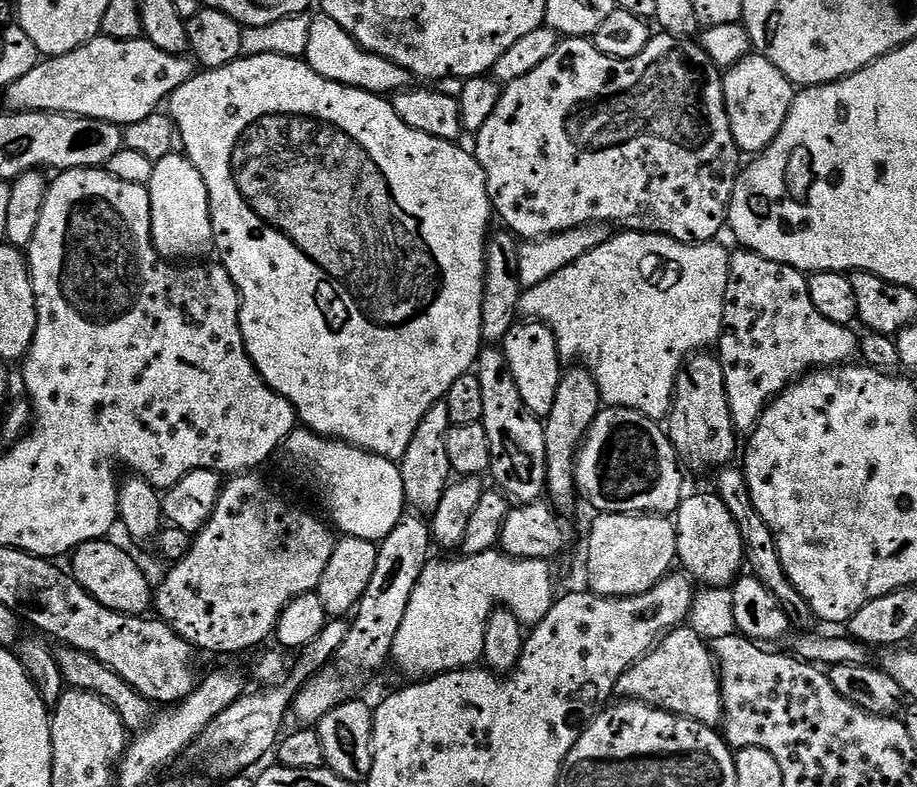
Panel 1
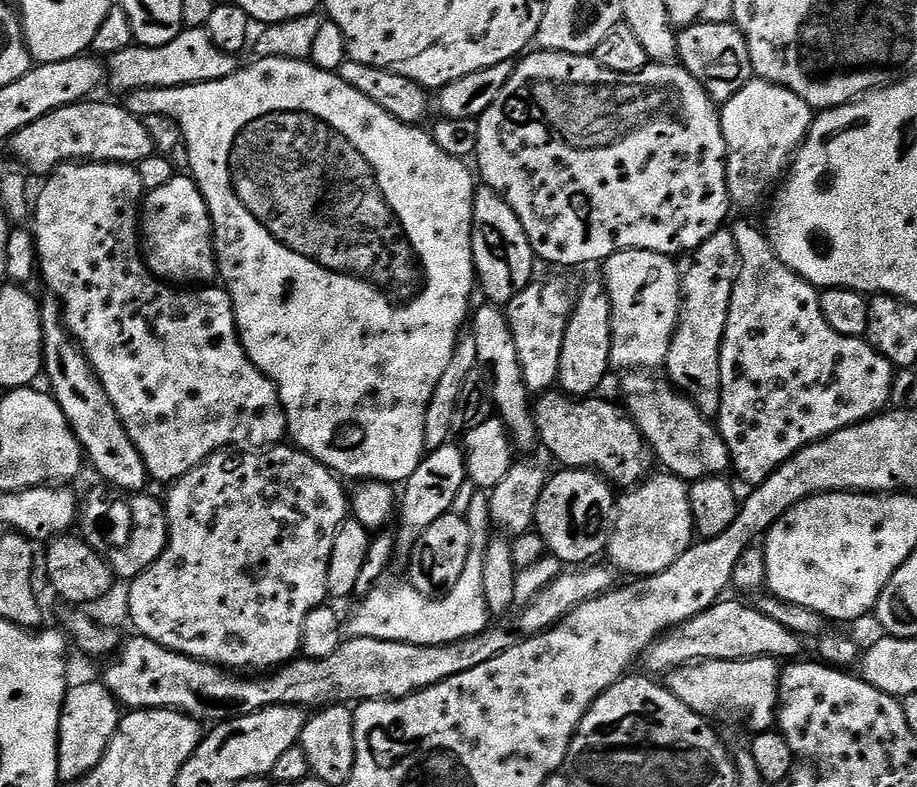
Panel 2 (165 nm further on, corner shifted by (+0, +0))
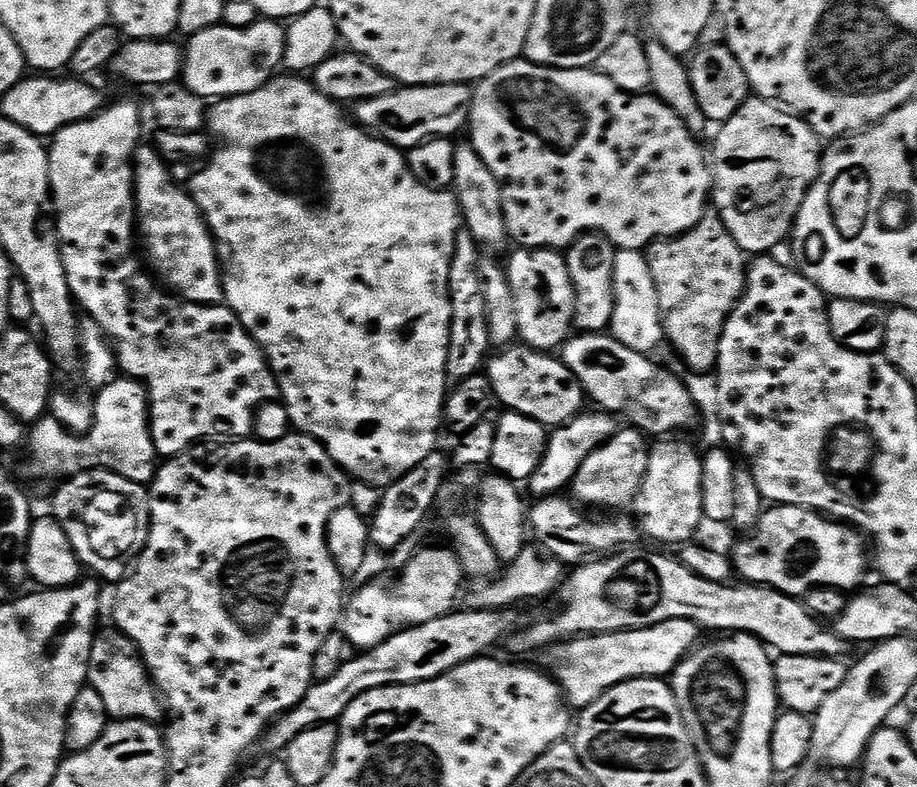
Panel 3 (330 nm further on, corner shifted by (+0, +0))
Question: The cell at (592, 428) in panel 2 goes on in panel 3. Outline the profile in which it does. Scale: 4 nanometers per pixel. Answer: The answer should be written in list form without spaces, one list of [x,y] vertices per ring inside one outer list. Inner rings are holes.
[[[523,342],[501,347],[497,352],[500,353],[489,355],[486,361],[486,375],[497,401],[504,403],[507,411],[526,414],[526,418],[534,418],[534,422],[549,430],[560,428],[585,411],[584,387],[559,355],[539,352]]]

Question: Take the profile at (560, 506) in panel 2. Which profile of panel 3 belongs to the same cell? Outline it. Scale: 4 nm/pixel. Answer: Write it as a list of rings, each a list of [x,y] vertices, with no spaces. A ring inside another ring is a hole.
[[[631,426],[621,427],[616,435],[610,437],[598,450],[594,450],[586,462],[582,462],[582,470],[578,470],[570,485],[570,492],[573,492],[571,495],[581,505],[589,504],[592,508],[631,509],[646,478],[649,451],[650,444],[644,433]]]

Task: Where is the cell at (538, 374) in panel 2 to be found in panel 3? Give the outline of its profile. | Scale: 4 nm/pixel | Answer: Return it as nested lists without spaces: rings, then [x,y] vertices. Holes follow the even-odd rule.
[[[521,248],[506,260],[510,290],[514,290],[514,307],[518,309],[519,339],[539,352],[555,353],[574,328],[574,286],[568,261],[550,248]]]

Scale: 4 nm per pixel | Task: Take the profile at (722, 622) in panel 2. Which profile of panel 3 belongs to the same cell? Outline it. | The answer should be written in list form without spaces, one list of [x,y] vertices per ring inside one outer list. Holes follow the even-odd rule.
[[[671,620],[638,630],[603,632],[597,636],[579,635],[551,645],[543,656],[548,663],[547,671],[560,685],[565,701],[573,709],[583,710],[602,698],[606,690],[627,680],[671,677],[676,667],[688,657],[688,653],[697,647],[700,635],[702,629],[699,624],[689,620]]]

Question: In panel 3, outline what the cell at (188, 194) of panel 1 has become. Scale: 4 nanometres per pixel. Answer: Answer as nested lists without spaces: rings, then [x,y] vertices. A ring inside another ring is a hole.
[[[152,146],[144,147],[137,147],[136,150],[134,179],[138,232],[142,237],[143,251],[145,248],[149,258],[152,259],[151,271],[173,293],[179,294],[183,299],[195,304],[223,305],[225,303],[224,281],[216,241],[208,231],[204,214],[194,203],[191,195],[185,189],[183,192],[172,181],[172,176],[168,173],[169,165],[159,151]]]

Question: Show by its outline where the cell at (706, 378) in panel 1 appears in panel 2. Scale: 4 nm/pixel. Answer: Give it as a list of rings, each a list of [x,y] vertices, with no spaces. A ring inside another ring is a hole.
[[[731,227],[719,228],[714,234],[710,234],[710,238],[706,238],[706,242],[702,242],[702,246],[679,257],[678,267],[680,270],[680,320],[676,324],[675,334],[672,335],[670,350],[664,359],[663,367],[668,368],[667,379],[672,381],[673,386],[682,395],[692,399],[694,406],[698,406],[703,416],[716,418],[719,417],[722,402],[722,366],[720,365],[722,342],[726,330],[726,318],[730,310],[730,298],[740,269],[740,259]]]

